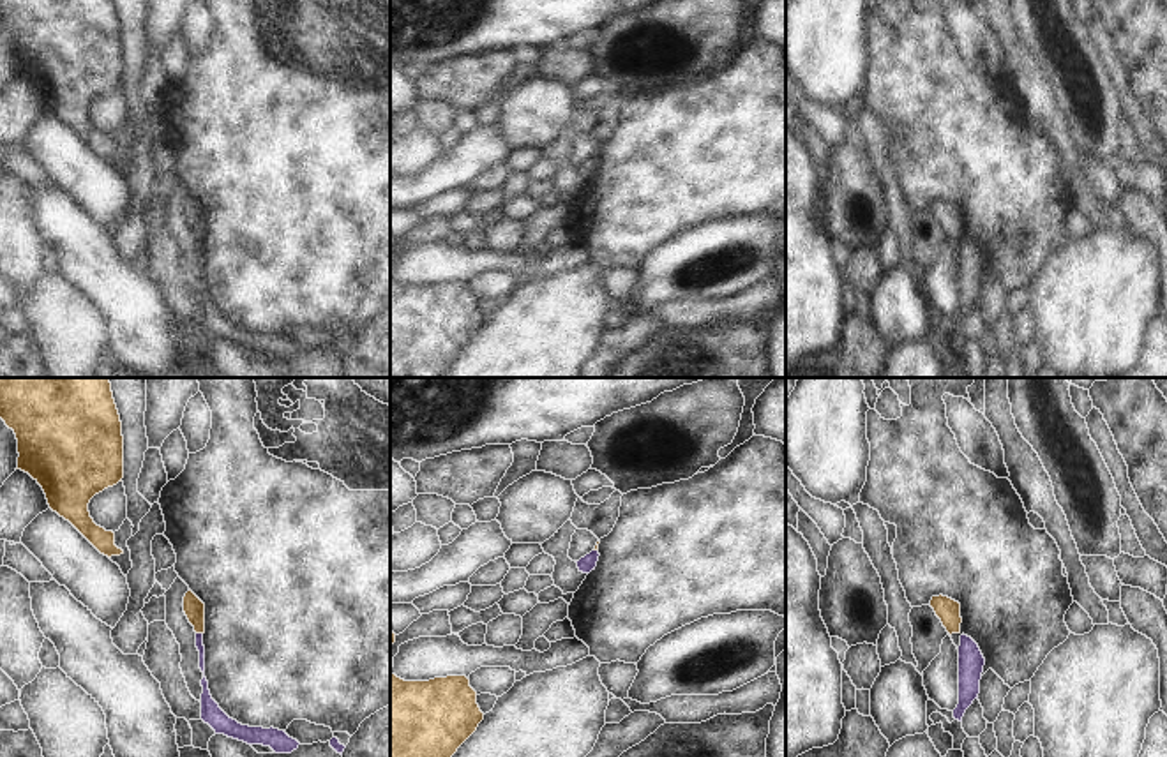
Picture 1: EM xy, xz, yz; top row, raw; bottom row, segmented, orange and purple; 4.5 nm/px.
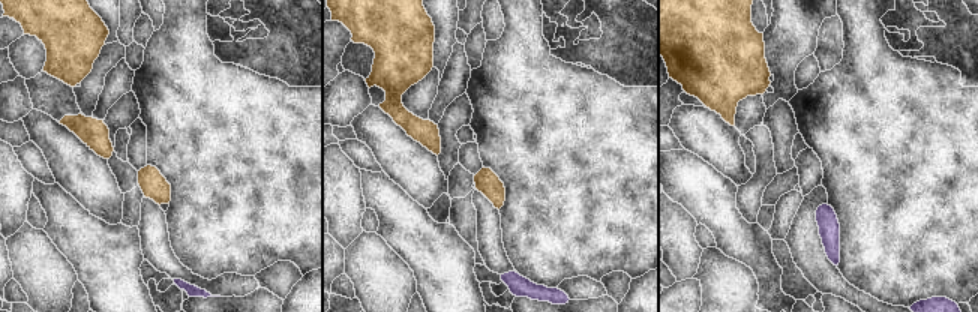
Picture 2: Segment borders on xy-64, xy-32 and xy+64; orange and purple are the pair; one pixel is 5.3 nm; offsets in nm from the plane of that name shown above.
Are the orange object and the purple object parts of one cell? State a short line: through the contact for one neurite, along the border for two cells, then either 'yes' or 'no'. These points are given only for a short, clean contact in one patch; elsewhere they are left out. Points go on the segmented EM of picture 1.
line xy (196, 632), (202, 634); no

